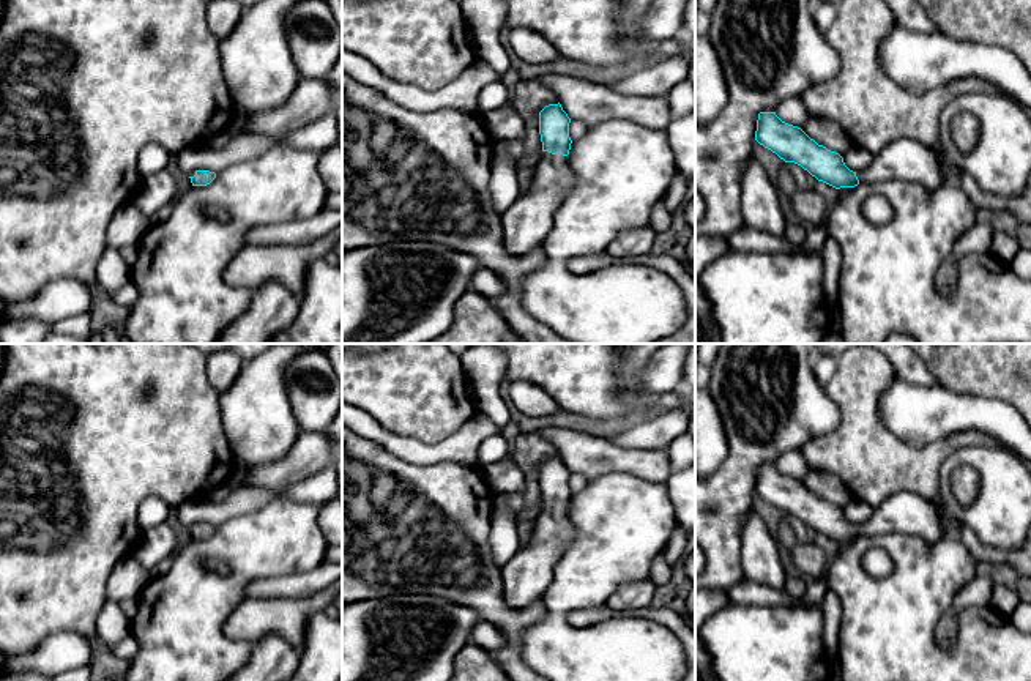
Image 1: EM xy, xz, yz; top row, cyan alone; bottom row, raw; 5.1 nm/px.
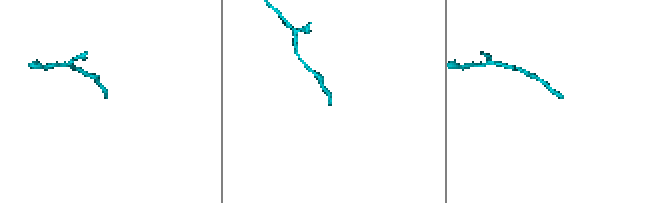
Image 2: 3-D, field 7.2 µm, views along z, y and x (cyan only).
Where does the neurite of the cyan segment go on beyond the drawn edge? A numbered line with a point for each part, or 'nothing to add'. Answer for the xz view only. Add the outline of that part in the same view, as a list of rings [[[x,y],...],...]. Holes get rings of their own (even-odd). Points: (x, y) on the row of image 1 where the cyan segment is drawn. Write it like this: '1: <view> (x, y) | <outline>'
1: xz (527, 223) | [[[542,151],[528,189],[520,192],[501,214],[504,246],[509,254],[523,255],[536,246],[542,246],[572,180],[566,156]]]

